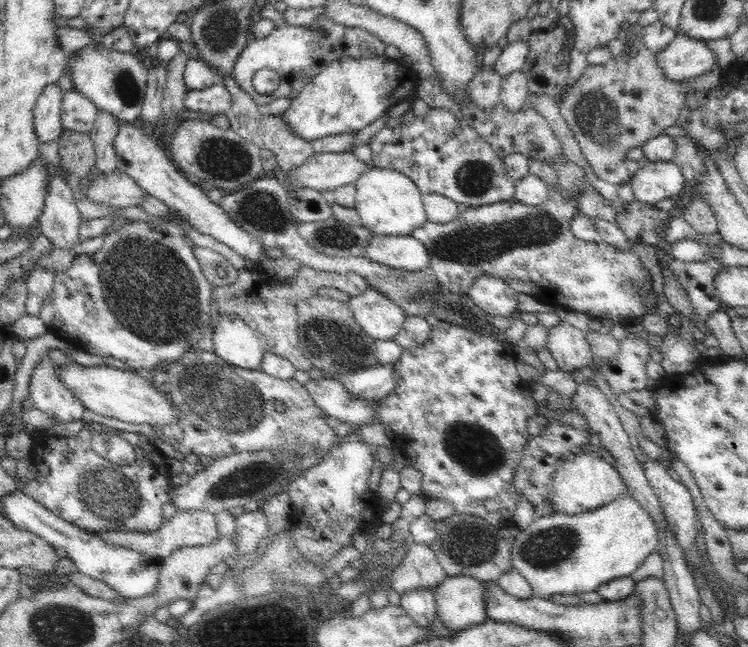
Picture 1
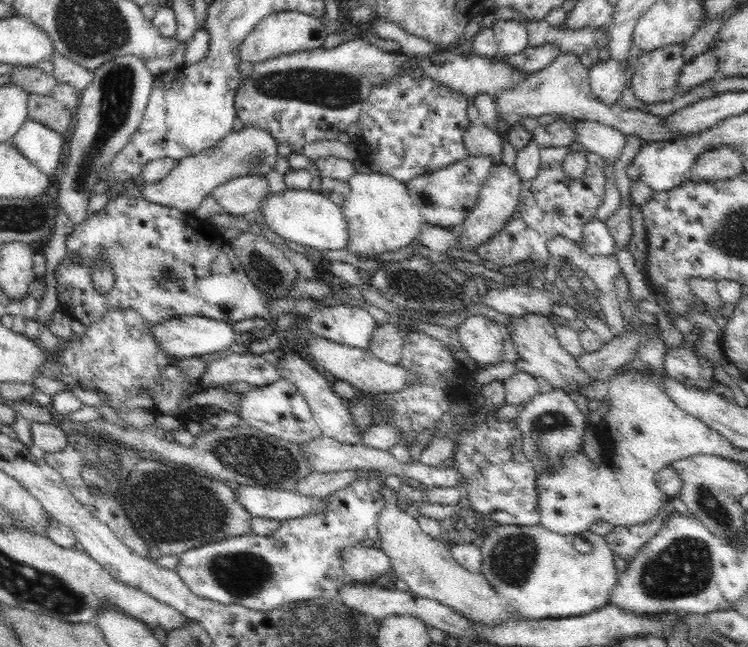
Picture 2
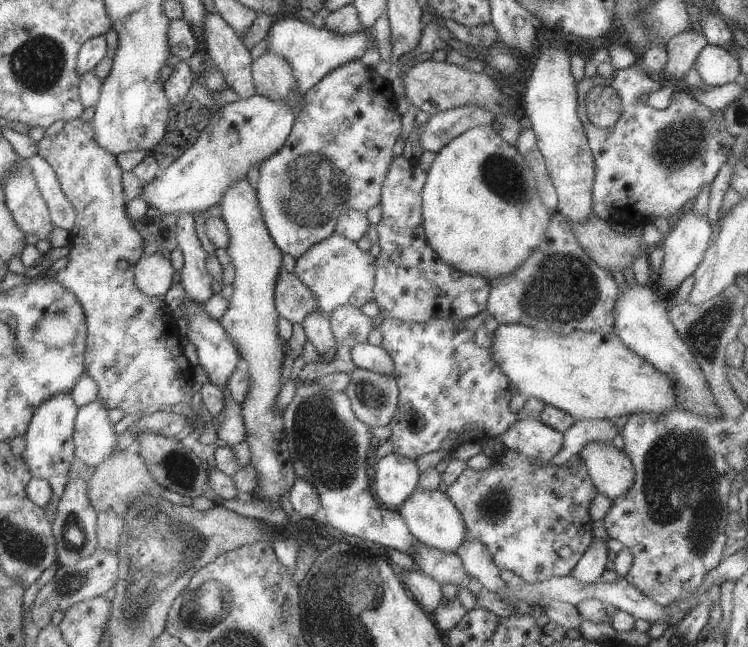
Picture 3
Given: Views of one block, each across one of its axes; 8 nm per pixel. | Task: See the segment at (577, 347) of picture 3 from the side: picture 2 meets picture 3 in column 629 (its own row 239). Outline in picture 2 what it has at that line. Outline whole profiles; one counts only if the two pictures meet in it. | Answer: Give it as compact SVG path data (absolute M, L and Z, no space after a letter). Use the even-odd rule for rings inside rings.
M362 172L354 174L349 178L350 190L348 198L340 205L348 229L347 250L354 256L373 256L394 252L404 246L413 244L423 222L423 216L412 197L408 194L407 185L390 175L379 174L378 172Z

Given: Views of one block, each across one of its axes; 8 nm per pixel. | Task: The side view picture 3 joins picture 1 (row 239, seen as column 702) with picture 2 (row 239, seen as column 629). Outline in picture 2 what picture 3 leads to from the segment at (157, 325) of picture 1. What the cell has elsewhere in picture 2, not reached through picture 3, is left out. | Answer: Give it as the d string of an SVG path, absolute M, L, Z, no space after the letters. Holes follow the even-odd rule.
M119 195L108 200L100 212L74 225L66 240L66 248L70 254L76 254L82 261L72 262L66 257L54 272L58 279L56 294L59 309L86 327L102 318L108 312L108 308L134 309L151 325L182 315L213 318L230 325L254 316L259 316L269 323L273 322L270 313L270 293L260 291L252 283L234 249L224 240L217 228L207 220L197 218L192 212L157 205L146 201L144 197L128 198ZM98 259L108 261L114 269L114 284L104 294L96 291L91 281L90 271Z

